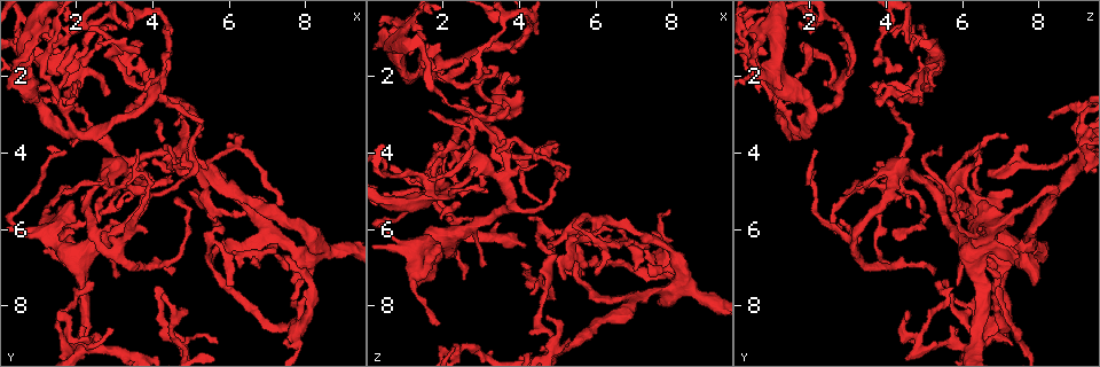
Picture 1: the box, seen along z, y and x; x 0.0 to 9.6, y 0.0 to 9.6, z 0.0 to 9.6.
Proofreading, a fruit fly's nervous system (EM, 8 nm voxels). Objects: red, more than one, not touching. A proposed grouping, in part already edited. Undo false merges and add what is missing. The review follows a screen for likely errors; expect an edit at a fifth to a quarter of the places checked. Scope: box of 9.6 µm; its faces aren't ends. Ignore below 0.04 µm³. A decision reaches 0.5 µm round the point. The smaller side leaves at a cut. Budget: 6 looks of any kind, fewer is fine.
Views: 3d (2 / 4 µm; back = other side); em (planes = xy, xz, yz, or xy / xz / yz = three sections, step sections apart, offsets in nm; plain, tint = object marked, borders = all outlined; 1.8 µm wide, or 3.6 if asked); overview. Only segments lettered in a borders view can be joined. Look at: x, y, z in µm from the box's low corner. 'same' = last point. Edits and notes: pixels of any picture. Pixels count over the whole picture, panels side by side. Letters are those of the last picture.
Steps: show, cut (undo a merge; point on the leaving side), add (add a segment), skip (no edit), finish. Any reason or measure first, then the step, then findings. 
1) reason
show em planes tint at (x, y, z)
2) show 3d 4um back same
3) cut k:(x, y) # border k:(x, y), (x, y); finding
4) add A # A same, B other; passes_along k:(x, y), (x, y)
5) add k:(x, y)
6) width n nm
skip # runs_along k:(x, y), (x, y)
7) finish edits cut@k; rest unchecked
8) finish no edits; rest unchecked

narrows sharply
show em 3.6um planes borders at (3.55, 1.80, 3.10)

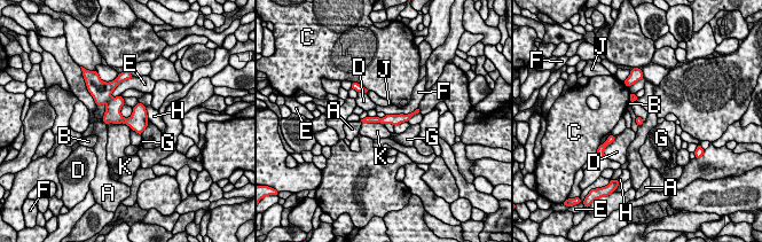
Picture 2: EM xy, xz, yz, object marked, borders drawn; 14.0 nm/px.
longest_contact F 480 nm
skip # A other, B other, C other, D other, E other, F other, G other, H other, J other, K other; runs_along 2:(107, 96), (122, 119), (142, 126); continuous, no second neuron

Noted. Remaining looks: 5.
thin end
show em xy step 8 borders at (1.85, 2.40, 3.80)

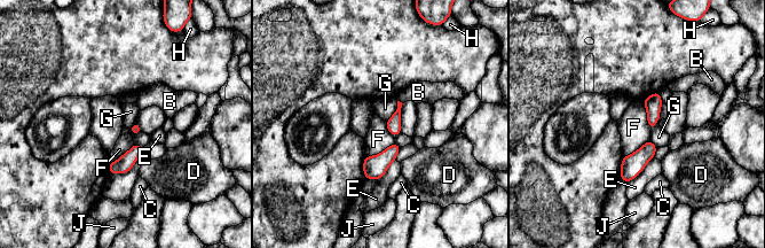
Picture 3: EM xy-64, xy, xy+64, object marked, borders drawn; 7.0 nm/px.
show em planes borders same

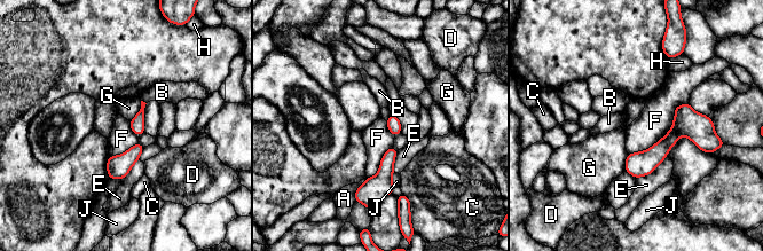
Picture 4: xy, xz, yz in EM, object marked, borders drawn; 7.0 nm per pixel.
skip # A other, B other, C other, D other, E other, F other, G other, H other, J other; border 4:(687, 102), (660, 139), (628, 154); none of them fits

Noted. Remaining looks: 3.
closes a loop
show 3d 4um at (2.95, 5.00, 3.35)

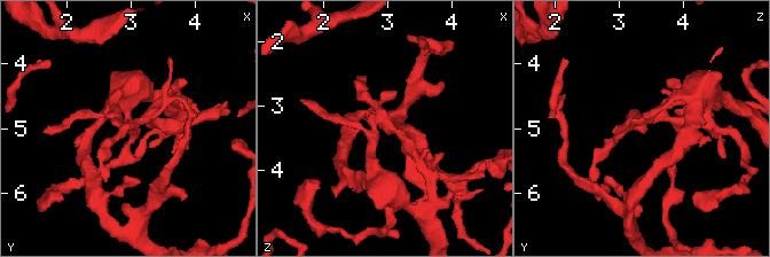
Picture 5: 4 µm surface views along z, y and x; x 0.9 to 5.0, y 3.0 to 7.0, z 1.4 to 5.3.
show em planes borders at (3.00, 4.95, 3.30)

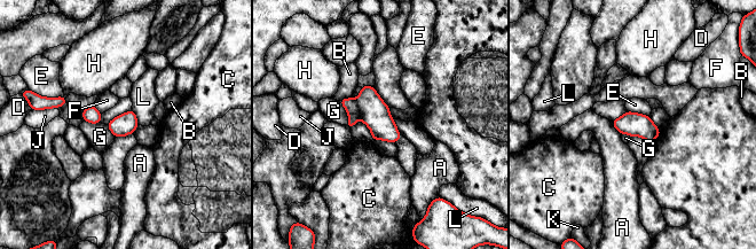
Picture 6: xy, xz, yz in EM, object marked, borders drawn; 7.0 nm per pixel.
skip # A other, B other, C other, D other, E other, F other, G other, H other, J other, K other, L other; border 6:(131, 109), (117, 115), (105, 124); continuous, no second neuron

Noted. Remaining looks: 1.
finish no edits; rest unchecked

